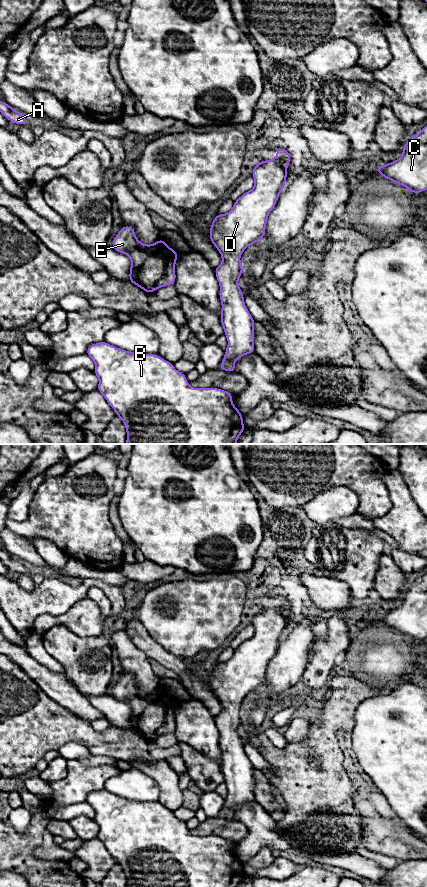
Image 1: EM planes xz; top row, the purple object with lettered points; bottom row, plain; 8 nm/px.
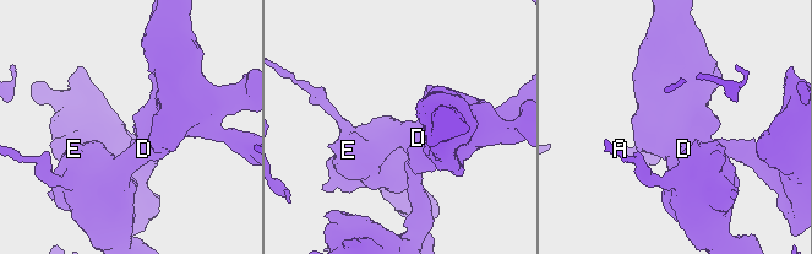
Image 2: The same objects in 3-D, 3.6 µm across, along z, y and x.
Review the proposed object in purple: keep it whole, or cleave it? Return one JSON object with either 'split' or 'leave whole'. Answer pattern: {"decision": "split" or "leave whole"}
{"decision": "leave whole"}

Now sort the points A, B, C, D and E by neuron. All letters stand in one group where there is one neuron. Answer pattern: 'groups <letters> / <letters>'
groups A B C D E

